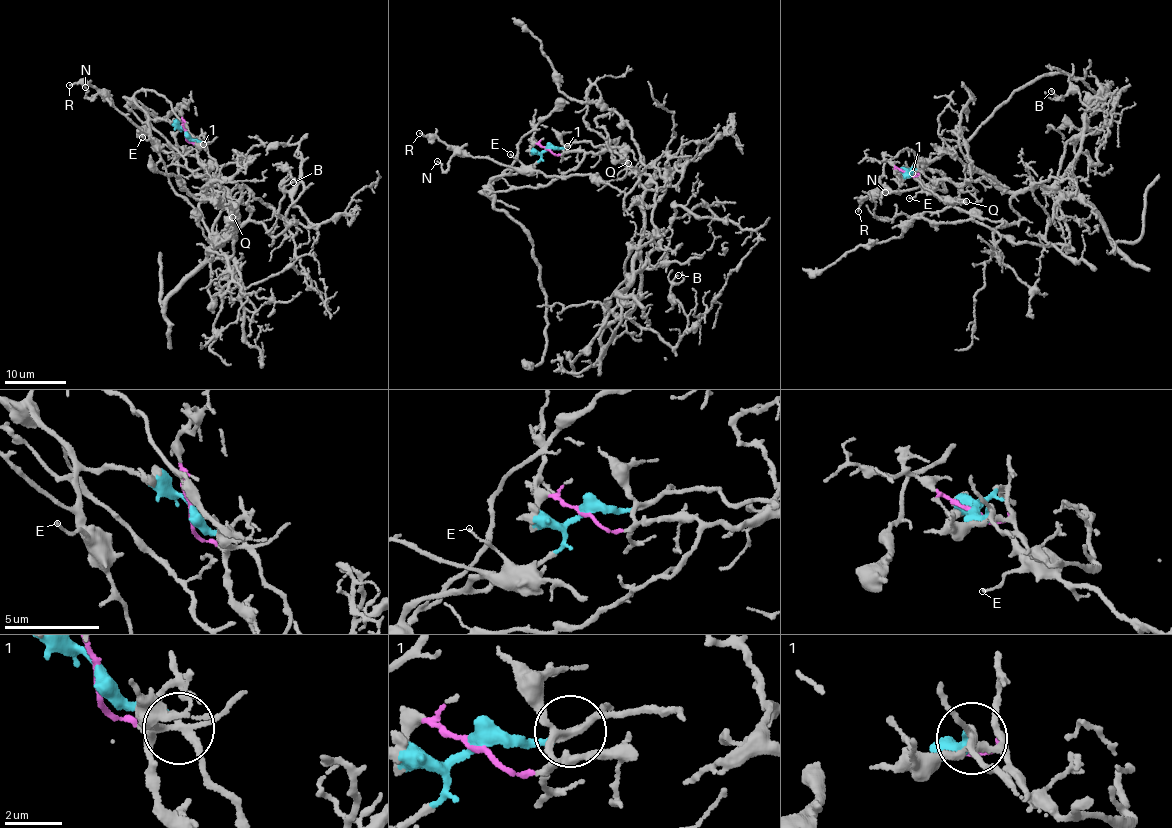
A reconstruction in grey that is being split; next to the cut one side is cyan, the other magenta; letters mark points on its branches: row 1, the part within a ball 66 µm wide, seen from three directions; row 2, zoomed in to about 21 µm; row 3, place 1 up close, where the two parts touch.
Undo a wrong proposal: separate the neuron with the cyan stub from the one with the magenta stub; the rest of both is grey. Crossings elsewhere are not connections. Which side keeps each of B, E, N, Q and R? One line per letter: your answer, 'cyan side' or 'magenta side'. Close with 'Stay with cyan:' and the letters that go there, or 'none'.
B: magenta side
E: cyan side
N: cyan side
Q: cyan side
R: cyan side
Stay with cyan: E, N, Q, R

